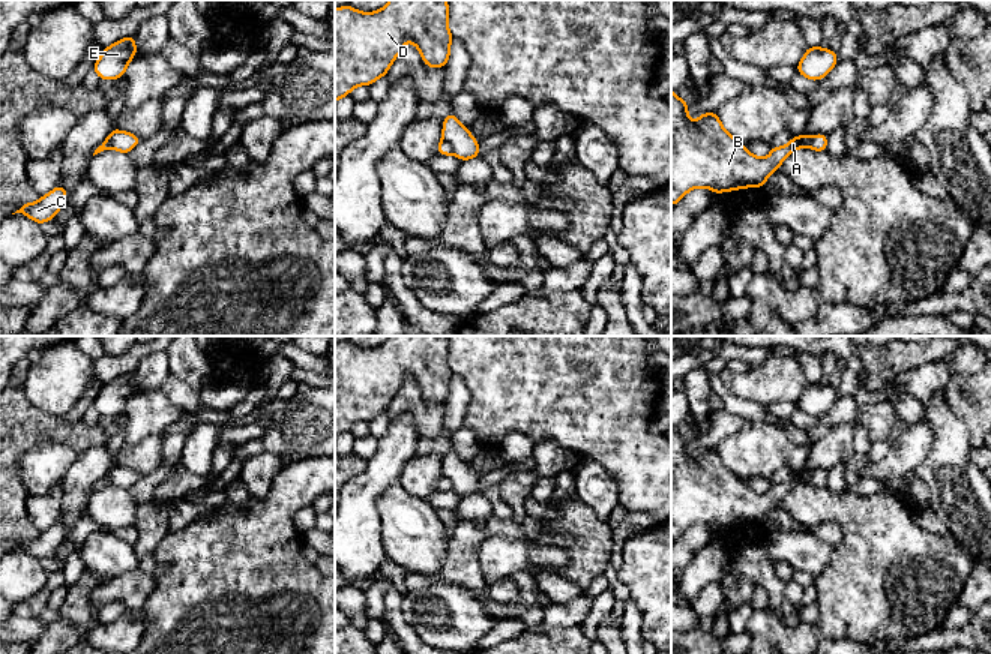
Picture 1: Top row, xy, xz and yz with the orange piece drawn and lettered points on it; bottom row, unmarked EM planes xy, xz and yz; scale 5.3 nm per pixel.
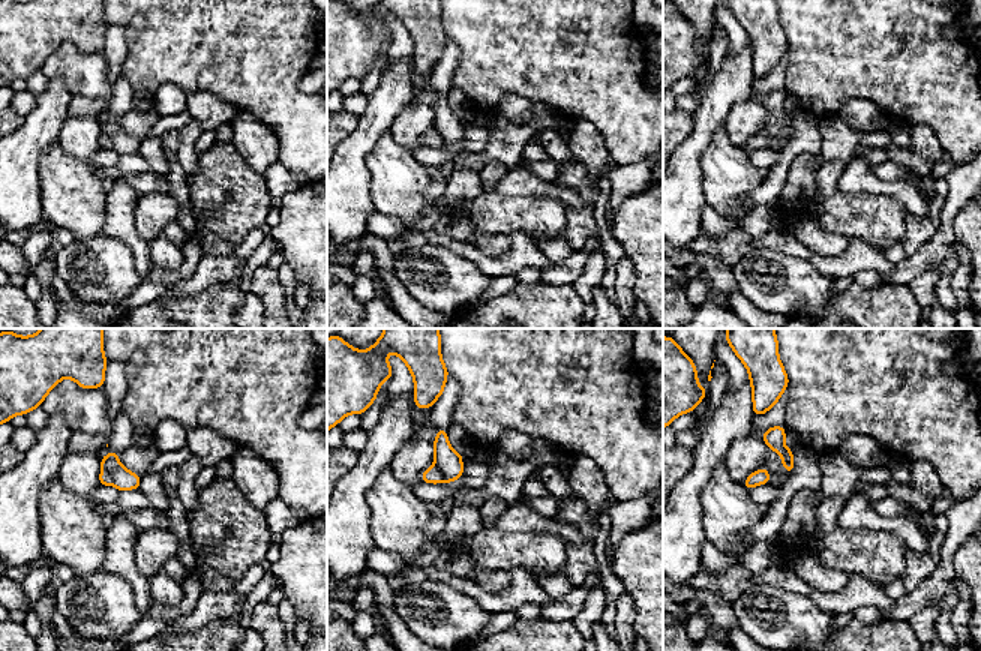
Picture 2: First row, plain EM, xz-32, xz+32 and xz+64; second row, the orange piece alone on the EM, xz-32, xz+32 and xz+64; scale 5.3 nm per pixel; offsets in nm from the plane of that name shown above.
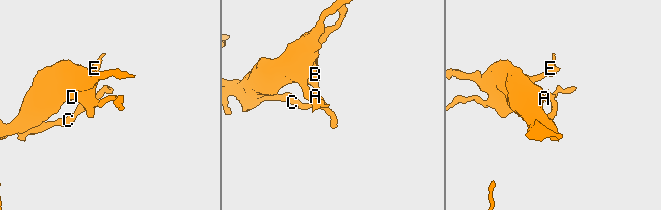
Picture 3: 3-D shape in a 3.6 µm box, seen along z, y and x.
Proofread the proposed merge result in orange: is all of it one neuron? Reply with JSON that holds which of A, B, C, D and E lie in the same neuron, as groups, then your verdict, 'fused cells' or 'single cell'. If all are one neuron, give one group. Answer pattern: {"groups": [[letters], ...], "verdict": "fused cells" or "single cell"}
{"groups": [["A", "B", "D", "E"], ["C"]], "verdict": "fused cells"}

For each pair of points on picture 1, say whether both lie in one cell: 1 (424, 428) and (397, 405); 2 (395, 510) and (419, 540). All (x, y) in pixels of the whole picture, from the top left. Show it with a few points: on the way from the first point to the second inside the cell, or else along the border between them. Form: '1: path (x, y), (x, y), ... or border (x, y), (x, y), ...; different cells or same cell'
1: path (422, 419), (406, 405); same cell
2: path (403, 518), (413, 533); same cell

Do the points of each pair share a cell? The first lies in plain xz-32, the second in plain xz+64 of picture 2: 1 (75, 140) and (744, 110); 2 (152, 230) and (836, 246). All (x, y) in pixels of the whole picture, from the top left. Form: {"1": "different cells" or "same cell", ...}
{"1": "same cell", "2": "different cells"}

